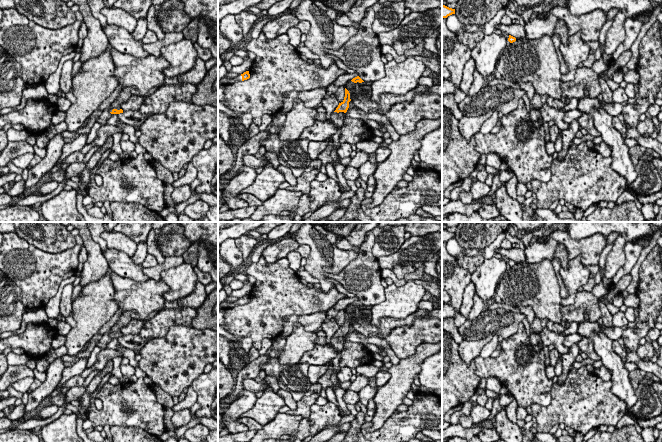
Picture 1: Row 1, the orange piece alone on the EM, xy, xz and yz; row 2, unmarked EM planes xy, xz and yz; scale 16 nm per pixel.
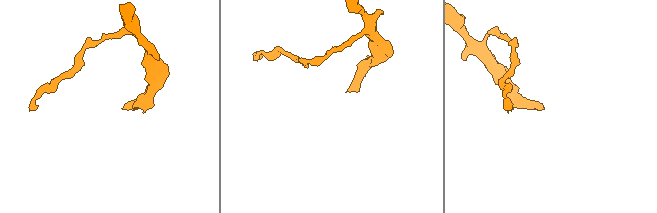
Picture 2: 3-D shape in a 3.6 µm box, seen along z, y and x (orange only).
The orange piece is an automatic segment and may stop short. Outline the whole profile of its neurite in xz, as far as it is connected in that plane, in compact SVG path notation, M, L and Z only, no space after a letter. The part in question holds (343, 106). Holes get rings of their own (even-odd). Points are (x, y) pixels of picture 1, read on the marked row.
M345 88L345 97L344 100L339 103L336 110L332 113L330 122L334 123L337 126L336 132L332 135L333 140L333 150L331 152L331 157L334 160L334 170L336 172L336 176L338 179L338 185L342 192L350 191L350 187L347 185L347 180L345 179L343 172L346 166L339 163L339 156L337 154L337 148L340 145L339 138L340 138L340 128L343 125L345 114L349 108L350 93Z

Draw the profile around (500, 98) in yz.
M503 84L485 85L473 97L466 95L458 107L463 116L480 116L489 111L508 115L518 107L519 100L526 94L525 90L506 87Z

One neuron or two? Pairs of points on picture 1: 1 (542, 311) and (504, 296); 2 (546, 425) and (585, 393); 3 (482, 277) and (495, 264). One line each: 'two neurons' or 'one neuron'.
1: one neuron
2: one neuron
3: one neuron

